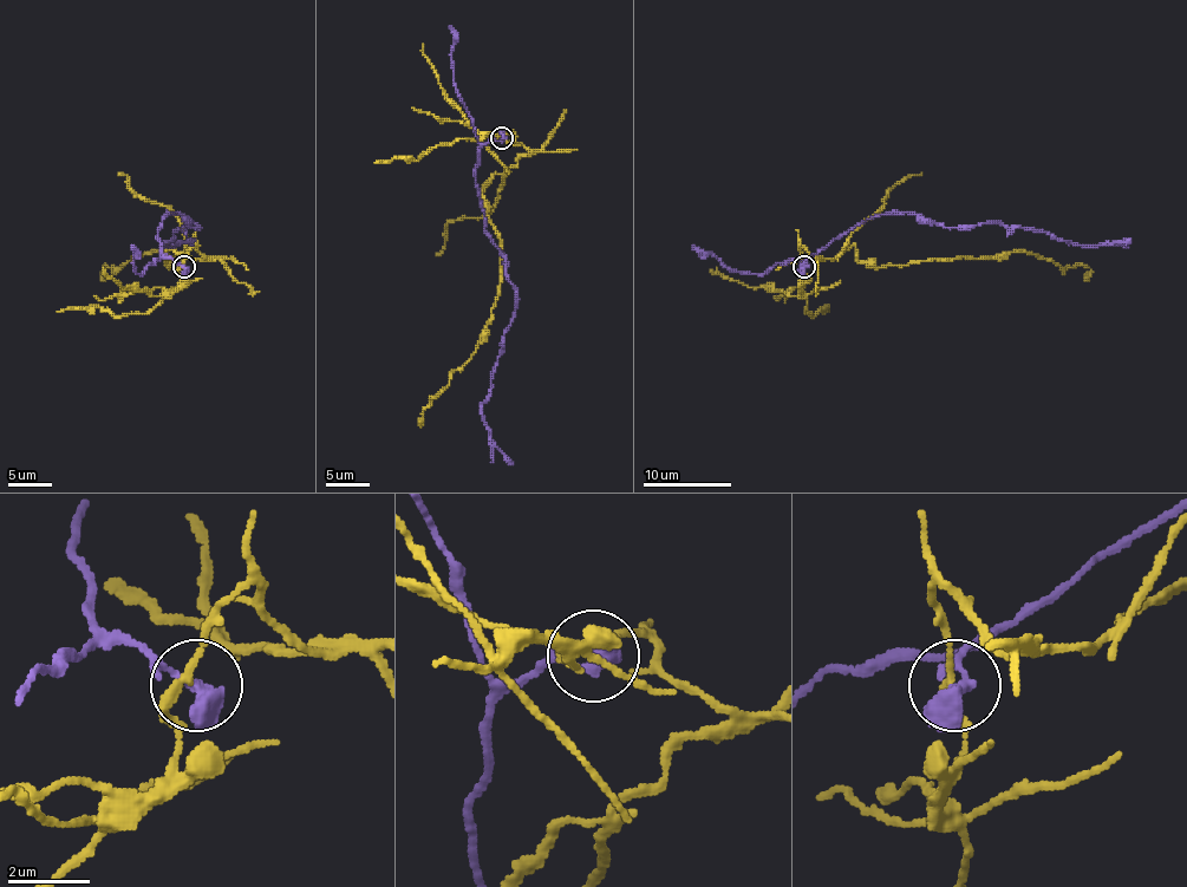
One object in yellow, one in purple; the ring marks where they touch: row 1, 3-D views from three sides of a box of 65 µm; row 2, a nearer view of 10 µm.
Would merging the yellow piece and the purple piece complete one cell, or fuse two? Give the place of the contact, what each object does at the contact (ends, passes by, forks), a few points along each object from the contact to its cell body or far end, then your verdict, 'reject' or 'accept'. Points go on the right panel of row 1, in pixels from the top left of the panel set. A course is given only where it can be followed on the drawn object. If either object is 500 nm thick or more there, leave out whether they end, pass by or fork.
(804, 267) | yellow via (804, 265), (800, 246), (817, 259), (853, 246), (878, 267), (1031, 252), (1087, 265), (1084, 280) | purple via (804, 267), (835, 239), (881, 214), (908, 213), (957, 228), (996, 223), (1087, 246), (1130, 239) | reject

